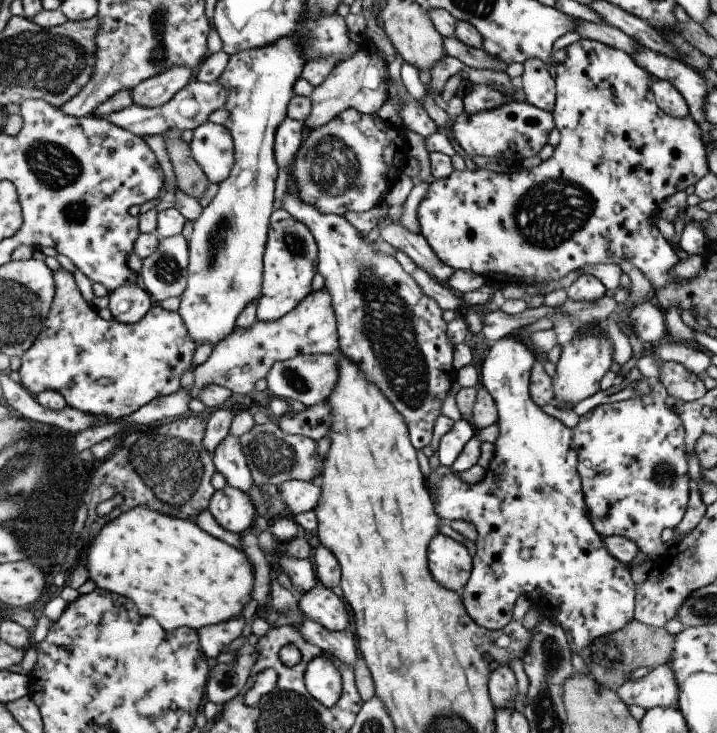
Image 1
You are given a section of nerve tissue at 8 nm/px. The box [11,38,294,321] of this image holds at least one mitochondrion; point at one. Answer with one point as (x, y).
(52, 165)

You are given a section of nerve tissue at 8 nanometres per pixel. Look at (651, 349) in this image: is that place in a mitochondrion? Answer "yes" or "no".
no

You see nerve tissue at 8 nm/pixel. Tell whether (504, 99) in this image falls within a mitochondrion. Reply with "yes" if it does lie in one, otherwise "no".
no

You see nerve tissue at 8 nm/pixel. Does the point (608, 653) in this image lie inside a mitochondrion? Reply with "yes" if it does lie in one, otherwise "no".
yes

